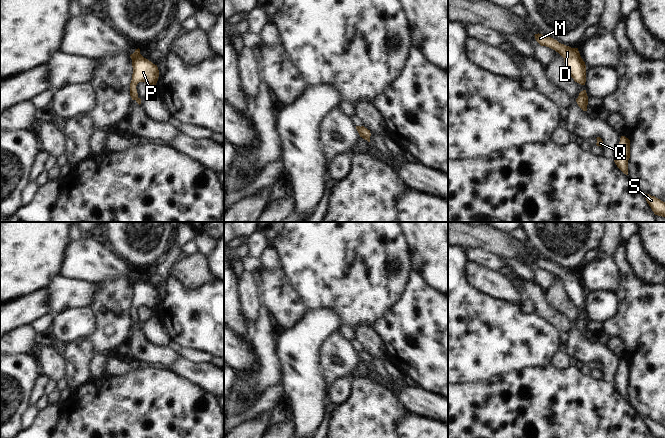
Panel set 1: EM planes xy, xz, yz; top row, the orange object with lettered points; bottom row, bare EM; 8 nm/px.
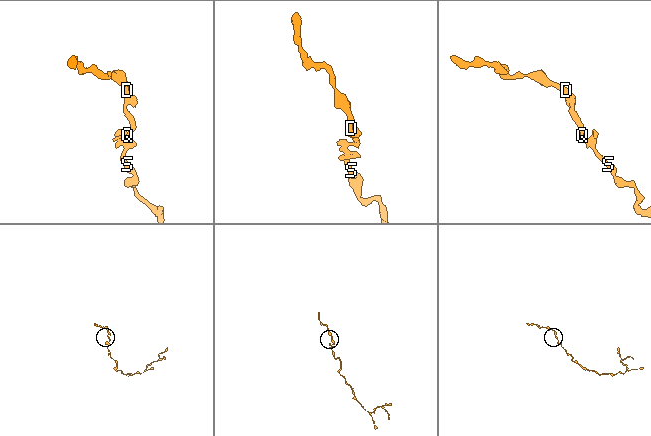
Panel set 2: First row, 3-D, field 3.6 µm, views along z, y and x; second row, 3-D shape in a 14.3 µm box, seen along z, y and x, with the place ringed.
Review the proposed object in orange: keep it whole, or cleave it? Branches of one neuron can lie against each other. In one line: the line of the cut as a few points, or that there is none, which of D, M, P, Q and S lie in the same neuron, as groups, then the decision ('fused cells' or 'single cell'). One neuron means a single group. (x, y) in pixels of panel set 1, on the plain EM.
no cut; D M P Q S; single cell

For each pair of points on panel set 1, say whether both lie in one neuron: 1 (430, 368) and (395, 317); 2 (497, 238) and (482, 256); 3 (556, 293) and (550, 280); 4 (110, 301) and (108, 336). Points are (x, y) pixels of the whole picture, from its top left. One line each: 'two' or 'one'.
1: one
2: two
3: two
4: one

